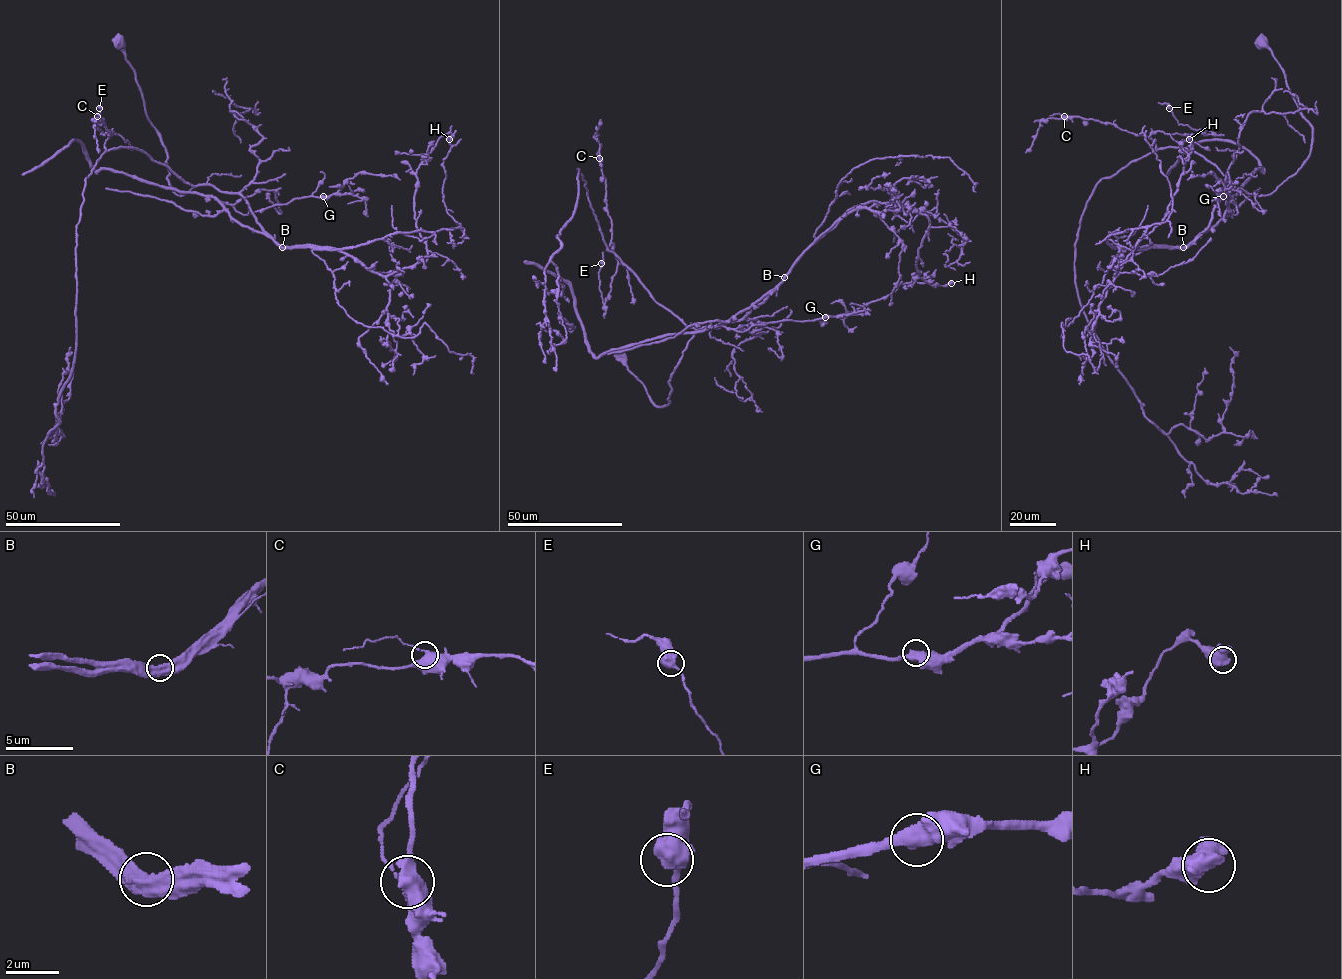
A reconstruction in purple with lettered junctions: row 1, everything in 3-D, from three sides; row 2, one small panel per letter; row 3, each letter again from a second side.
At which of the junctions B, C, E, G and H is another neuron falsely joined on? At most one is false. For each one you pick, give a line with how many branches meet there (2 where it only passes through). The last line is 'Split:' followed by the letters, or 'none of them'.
B: branches 2
Split: B

